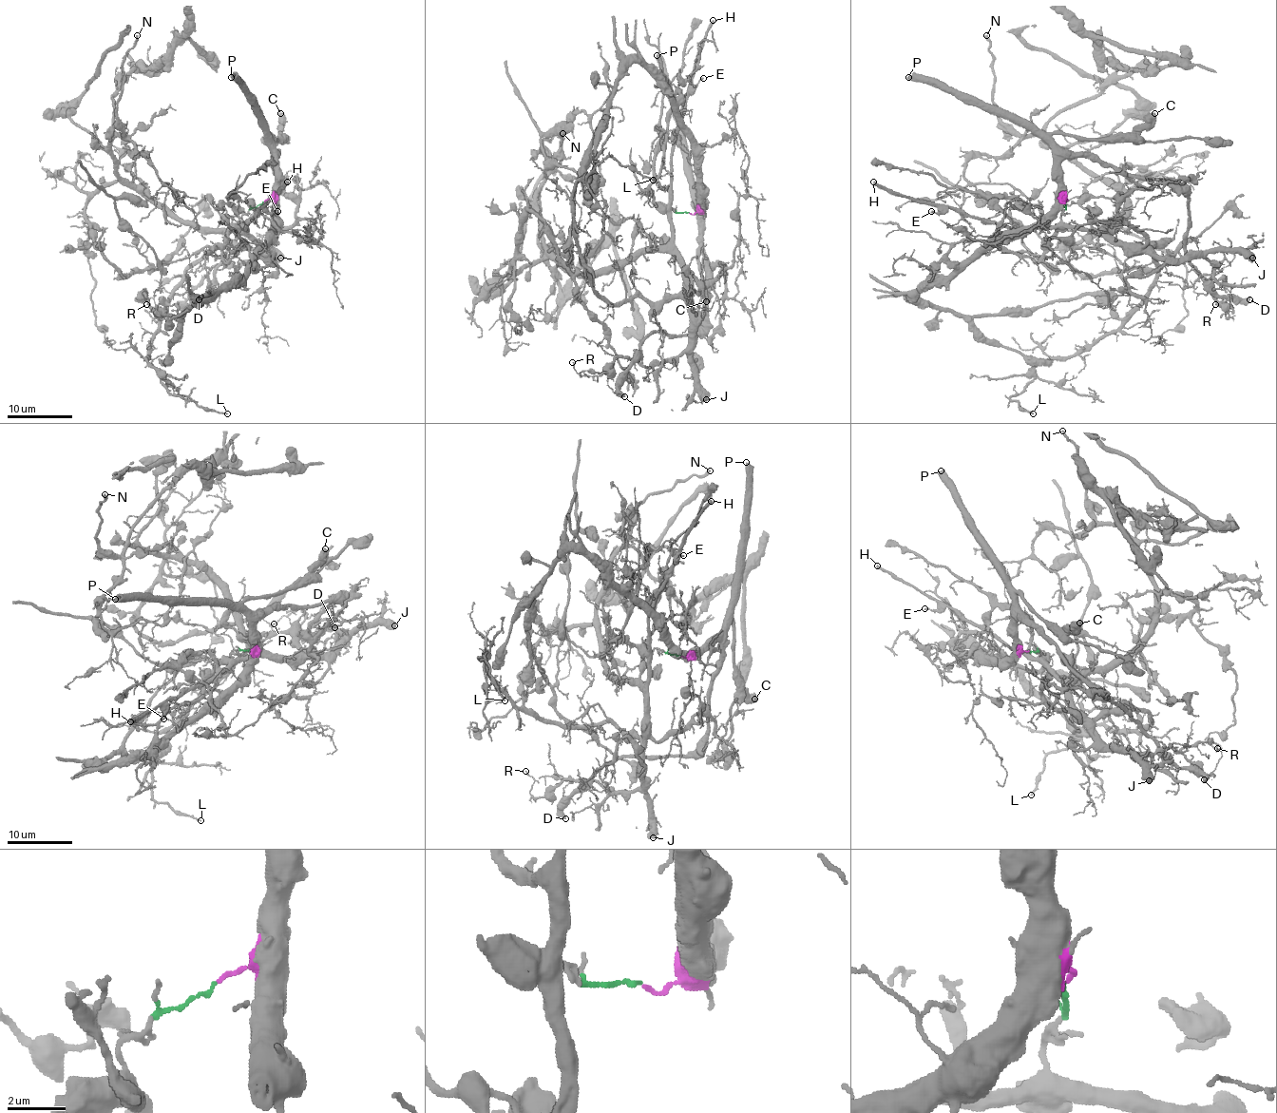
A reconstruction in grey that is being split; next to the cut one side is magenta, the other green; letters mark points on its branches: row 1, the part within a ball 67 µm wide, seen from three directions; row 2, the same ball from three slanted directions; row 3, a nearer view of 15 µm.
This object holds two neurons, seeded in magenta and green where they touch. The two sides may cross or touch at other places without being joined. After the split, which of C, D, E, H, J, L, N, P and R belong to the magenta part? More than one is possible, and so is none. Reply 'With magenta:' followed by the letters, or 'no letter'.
With magenta: C, D, P

